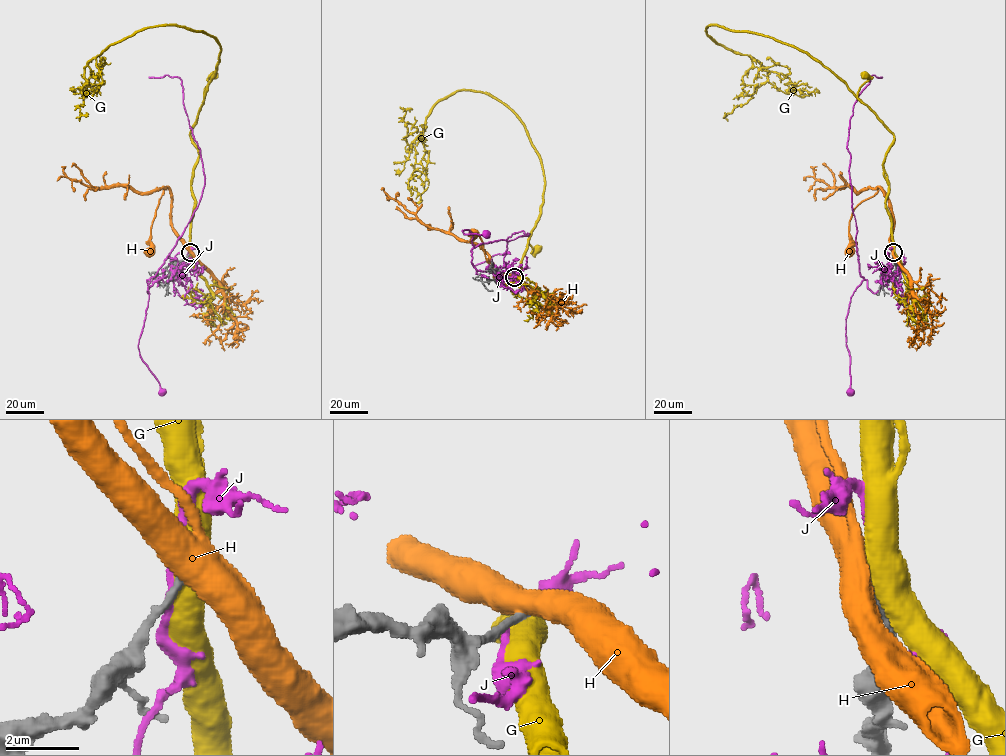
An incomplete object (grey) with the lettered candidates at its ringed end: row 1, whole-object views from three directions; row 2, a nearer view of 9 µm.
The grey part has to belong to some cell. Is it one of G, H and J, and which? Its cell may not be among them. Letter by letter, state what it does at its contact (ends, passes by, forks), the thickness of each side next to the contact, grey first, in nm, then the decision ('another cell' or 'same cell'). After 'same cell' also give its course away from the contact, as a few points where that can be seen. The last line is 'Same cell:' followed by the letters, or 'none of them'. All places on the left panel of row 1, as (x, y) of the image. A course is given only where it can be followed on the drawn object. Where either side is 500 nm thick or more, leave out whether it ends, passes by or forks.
G: 240/750 nm | another cell
H: 240/550 nm | another cell
J: it passes by | 280/150 nm | another cell
Same cell: none of them

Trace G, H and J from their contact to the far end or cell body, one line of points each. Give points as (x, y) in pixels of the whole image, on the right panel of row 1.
G: (893, 252), (884, 167), (893, 134), (857, 97), (868, 80), (865, 75)
H: (893, 252), (891, 205), (879, 186), (853, 210), (849, 221), (849, 252)
J: (894, 254), (900, 273), (887, 271), (886, 284), (876, 293), (863, 280), (851, 296), (845, 321), (850, 391)

